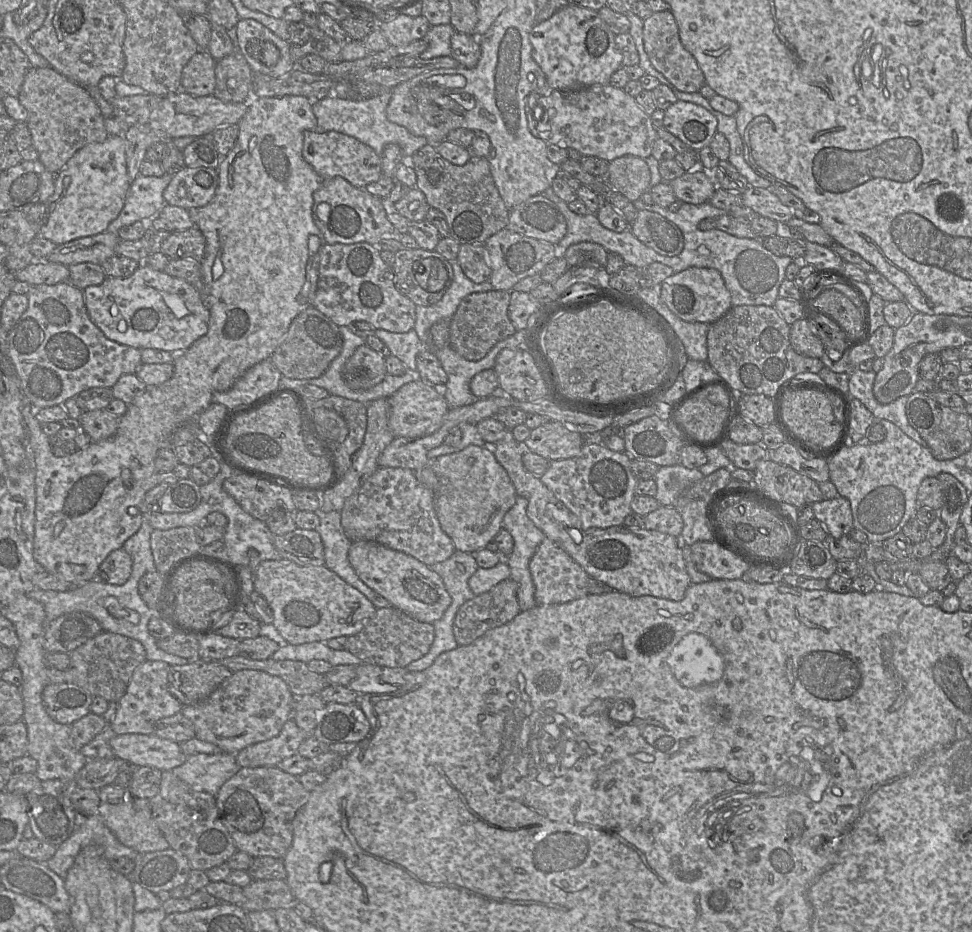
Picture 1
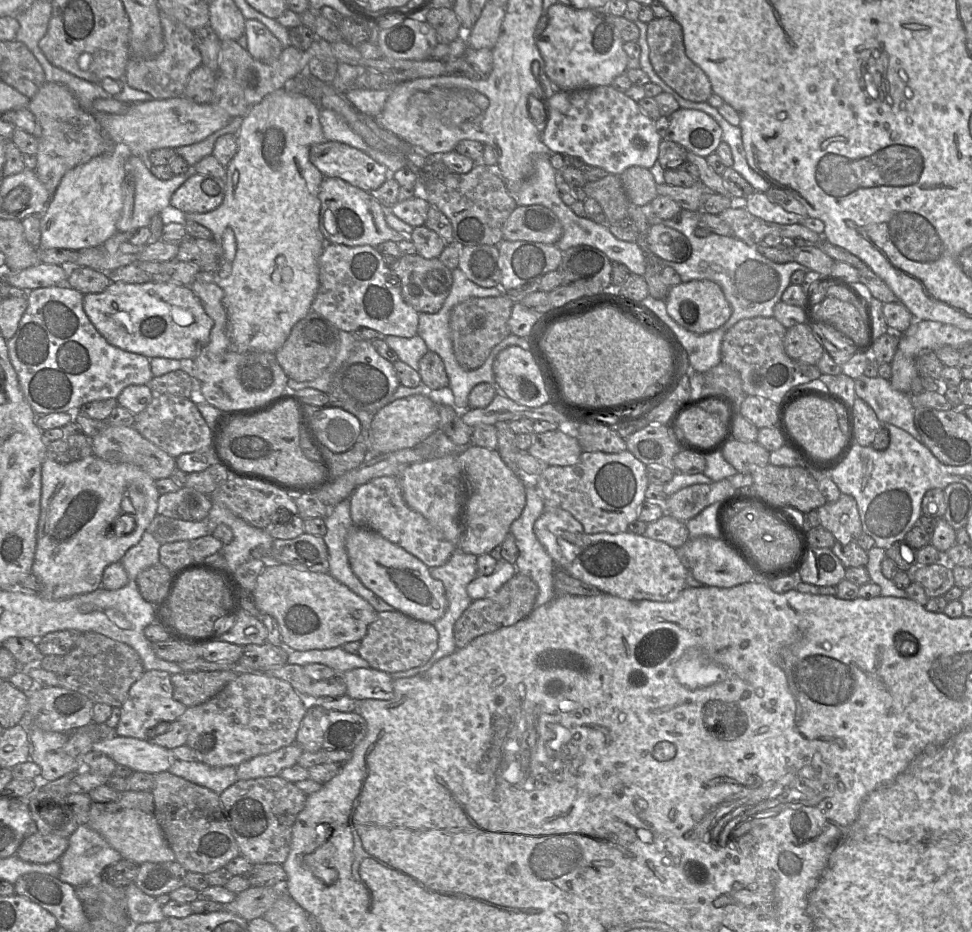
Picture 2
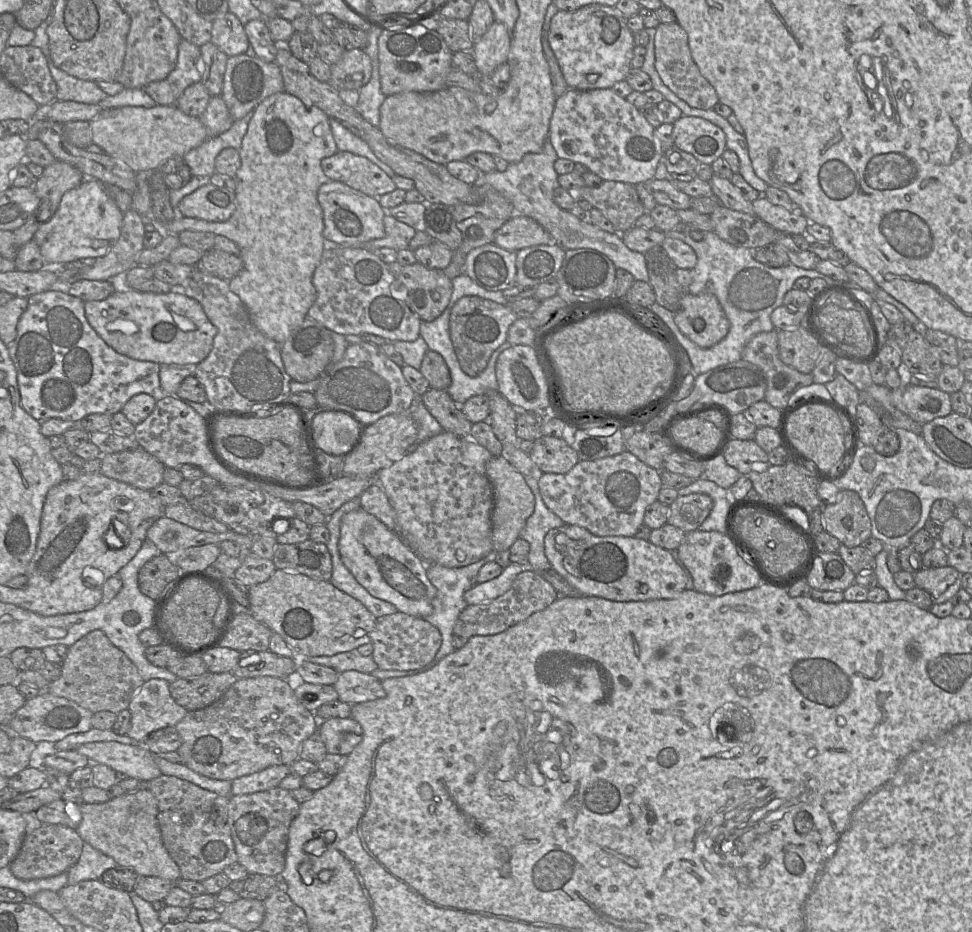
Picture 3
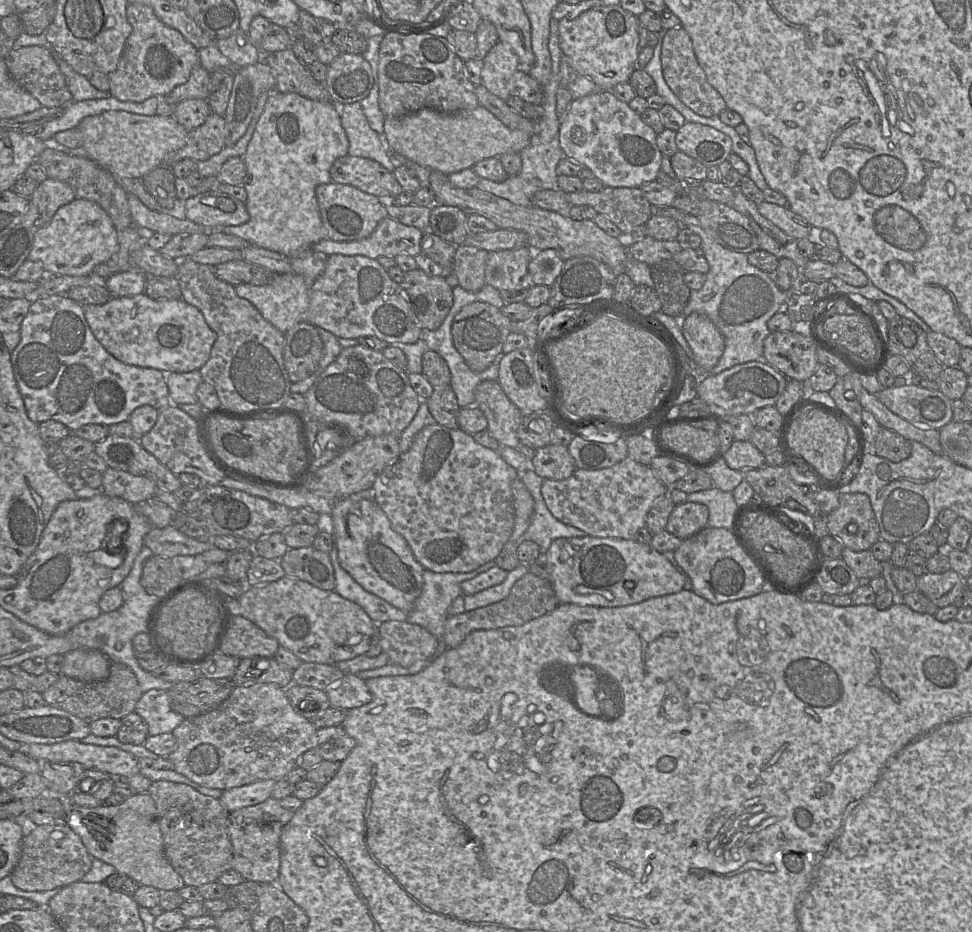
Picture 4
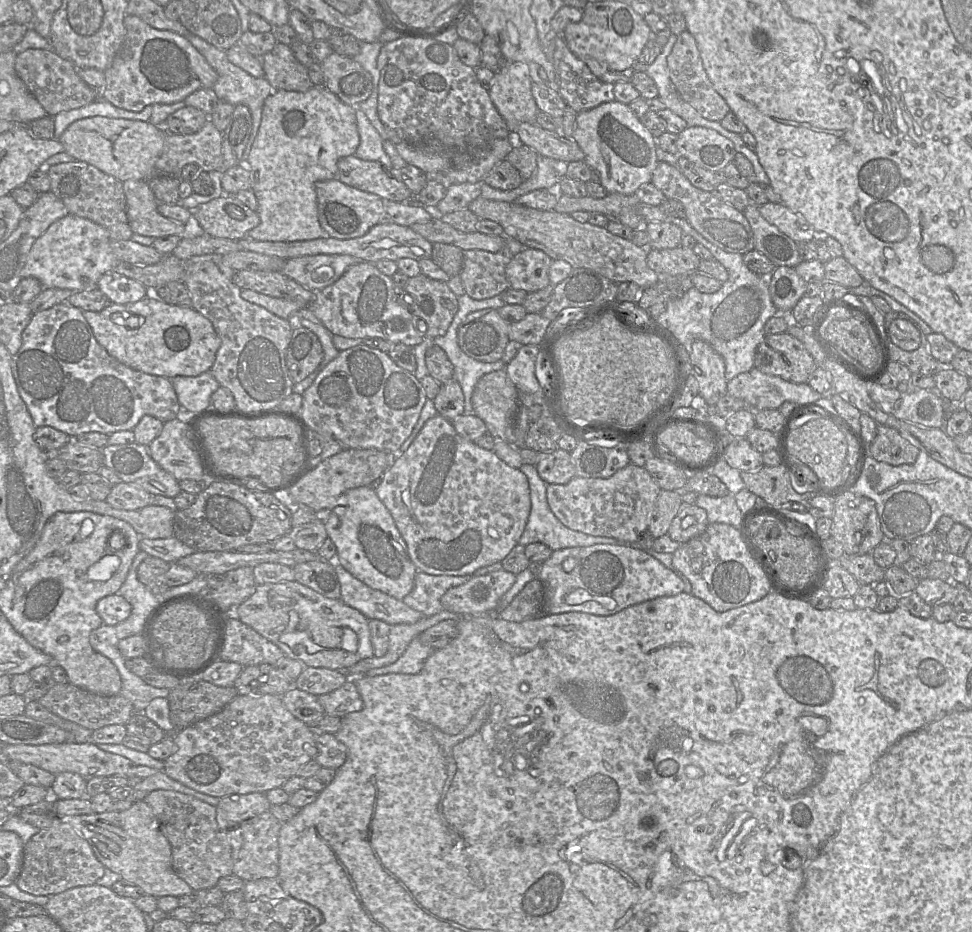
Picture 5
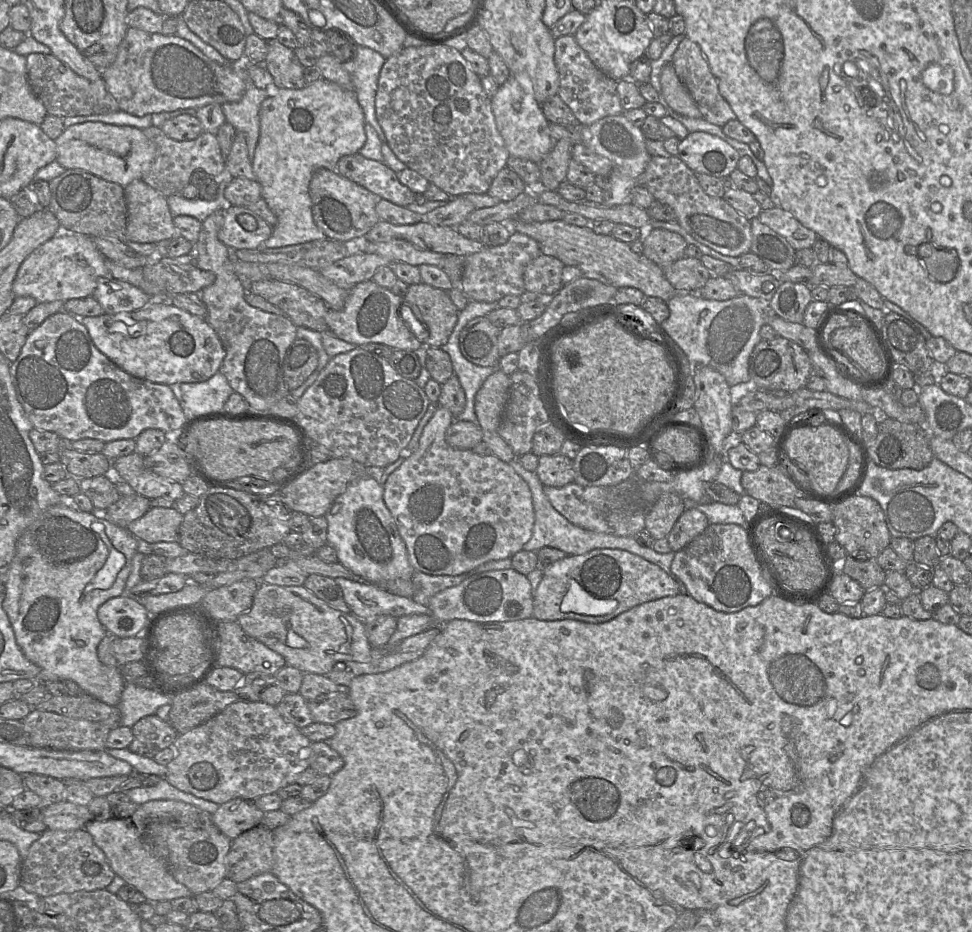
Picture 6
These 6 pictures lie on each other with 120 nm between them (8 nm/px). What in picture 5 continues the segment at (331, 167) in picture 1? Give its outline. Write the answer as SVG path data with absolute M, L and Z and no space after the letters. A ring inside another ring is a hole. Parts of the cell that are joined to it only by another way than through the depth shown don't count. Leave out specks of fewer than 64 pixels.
M355 155L338 161L336 179L345 185L393 202L402 203L412 193L381 163L362 160Z

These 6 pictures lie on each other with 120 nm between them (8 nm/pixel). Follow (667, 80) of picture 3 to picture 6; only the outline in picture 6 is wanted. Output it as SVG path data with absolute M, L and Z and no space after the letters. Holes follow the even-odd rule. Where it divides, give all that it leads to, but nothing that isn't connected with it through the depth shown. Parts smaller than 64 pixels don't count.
M685 37L675 50L671 64L699 107L703 119L721 128L728 121L737 119L729 103L720 94L717 80L710 71L708 61L697 43Z

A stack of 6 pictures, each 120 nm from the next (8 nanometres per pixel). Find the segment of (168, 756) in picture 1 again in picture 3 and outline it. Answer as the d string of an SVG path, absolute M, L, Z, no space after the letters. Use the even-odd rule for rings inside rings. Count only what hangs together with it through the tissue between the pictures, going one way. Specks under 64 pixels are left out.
M115 741L91 742L82 744L75 750L86 756L90 760L90 763L107 765L115 772L121 772L130 778L150 782L161 775L161 771L156 764L156 755L151 753L151 751L142 744L130 745Z

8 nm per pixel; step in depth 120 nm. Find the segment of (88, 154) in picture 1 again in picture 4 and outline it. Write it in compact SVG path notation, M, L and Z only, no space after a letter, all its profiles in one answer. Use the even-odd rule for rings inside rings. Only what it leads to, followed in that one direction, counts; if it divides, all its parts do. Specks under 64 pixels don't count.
M75 198L61 206L51 222L40 228L34 238L33 247L28 255L29 260L40 262L49 275L90 275L96 265L108 261L118 250L118 232L109 215L96 203Z

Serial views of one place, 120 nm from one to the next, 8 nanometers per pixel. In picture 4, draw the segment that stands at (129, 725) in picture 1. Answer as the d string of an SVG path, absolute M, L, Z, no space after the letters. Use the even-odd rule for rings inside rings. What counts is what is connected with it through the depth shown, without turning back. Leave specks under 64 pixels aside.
M160 689L144 692L134 712L147 723L148 736L173 732L185 719L171 709L168 692Z

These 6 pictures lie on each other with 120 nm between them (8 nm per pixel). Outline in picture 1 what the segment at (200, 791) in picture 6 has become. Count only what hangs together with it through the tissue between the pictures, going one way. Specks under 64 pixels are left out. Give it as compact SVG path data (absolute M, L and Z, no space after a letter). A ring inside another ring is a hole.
M239 670L224 680L204 701L183 706L181 712L195 728L195 737L215 744L224 753L237 754L252 744L277 736L287 720L293 717L296 697L280 677L259 670Z

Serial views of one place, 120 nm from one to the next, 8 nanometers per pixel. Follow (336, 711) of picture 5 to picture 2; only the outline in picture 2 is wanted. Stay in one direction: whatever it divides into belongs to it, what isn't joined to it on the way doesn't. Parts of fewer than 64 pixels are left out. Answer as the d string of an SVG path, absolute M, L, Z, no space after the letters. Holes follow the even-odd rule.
M354 668L341 675L346 684L346 694L355 700L393 697L393 679L387 672L374 668Z

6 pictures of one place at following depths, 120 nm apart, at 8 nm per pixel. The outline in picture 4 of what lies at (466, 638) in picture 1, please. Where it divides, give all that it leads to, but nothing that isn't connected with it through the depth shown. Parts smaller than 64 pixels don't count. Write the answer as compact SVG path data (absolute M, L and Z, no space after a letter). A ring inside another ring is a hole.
M528 572L514 583L509 594L501 601L449 616L444 624L445 644L447 645L447 649L455 648L473 631L522 625L551 612L559 604L560 602L550 581Z

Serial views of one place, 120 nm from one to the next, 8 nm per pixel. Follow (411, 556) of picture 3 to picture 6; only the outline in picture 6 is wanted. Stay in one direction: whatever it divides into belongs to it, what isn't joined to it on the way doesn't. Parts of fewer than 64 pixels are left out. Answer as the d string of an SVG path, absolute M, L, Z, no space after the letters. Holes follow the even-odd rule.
M372 476L362 477L351 483L335 499L334 503L339 504L339 512L332 515L331 507L329 507L324 515L328 522L327 543L336 550L338 562L360 576L365 582L375 585L381 585L394 579L412 579L415 571L408 560L406 545L399 534L391 512L384 502L383 495L384 485L378 483Z

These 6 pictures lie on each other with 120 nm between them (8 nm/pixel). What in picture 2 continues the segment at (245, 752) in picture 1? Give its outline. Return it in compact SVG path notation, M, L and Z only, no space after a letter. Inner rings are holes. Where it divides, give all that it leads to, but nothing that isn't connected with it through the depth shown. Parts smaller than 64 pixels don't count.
M294 742L274 752L258 755L235 767L237 779L277 776L283 769L297 764L302 753L303 749Z

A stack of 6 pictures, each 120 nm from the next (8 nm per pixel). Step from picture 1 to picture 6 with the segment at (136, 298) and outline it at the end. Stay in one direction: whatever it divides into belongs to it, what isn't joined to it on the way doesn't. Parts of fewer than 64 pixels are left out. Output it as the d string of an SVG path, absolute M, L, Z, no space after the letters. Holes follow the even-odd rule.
M150 299L148 304L136 311L78 318L88 330L94 345L119 368L154 383L170 386L176 383L206 381L219 372L226 354L218 335L205 318L192 315L171 302Z

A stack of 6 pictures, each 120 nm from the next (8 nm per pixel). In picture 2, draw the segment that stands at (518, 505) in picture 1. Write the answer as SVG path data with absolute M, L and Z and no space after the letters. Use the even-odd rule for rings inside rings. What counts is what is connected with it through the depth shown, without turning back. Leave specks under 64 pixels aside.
M528 479L528 483L526 483L525 507L521 515L513 521L509 531L514 535L516 545L519 549L517 560L514 563L517 573L529 576L537 584L538 594L535 600L535 606L543 605L557 596L555 595L553 584L553 574L556 565L534 533L534 523L543 513L544 505L545 500L537 489L534 479Z

